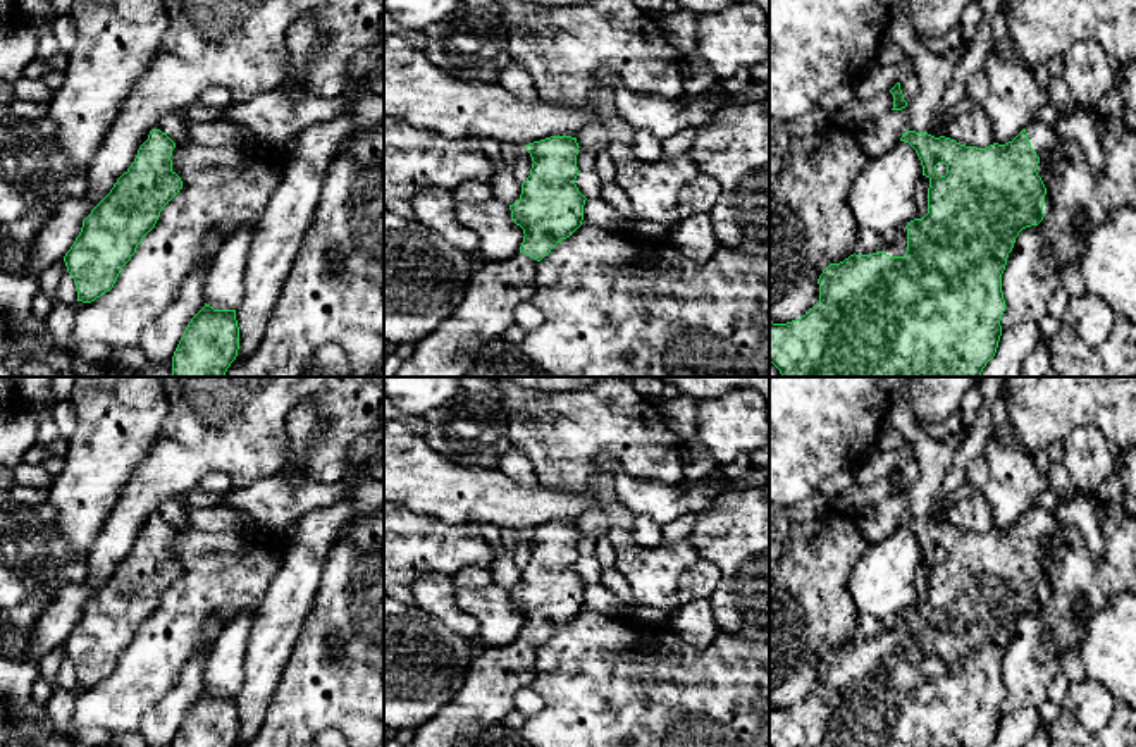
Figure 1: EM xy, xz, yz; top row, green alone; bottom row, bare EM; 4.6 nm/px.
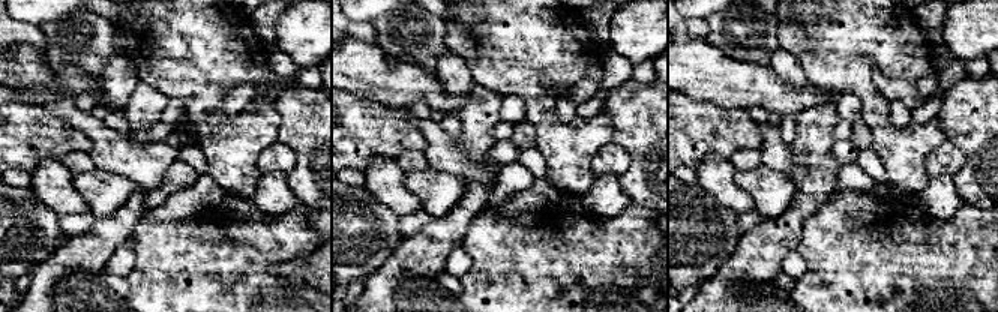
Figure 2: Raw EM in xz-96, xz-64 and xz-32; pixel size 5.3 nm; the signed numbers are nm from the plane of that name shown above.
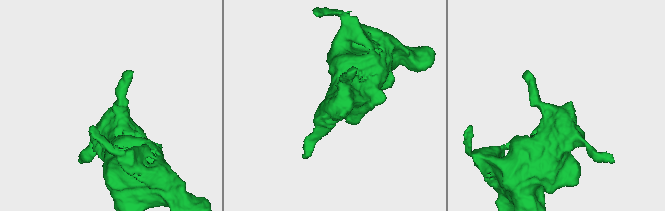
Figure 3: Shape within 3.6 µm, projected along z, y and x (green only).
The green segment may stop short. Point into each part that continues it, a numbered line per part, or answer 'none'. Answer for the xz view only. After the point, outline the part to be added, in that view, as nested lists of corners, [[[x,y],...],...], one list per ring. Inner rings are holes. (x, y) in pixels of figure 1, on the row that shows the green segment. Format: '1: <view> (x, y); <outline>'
1: xz (486, 312); [[[516,253],[506,262],[489,260],[472,274],[466,294],[458,310],[415,344],[394,377],[468,377],[477,355],[515,324],[513,312],[530,301],[537,286],[537,260]]]

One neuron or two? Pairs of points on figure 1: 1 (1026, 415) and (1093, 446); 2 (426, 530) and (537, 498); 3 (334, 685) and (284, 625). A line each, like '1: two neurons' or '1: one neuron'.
1: two neurons
2: two neurons
3: two neurons

